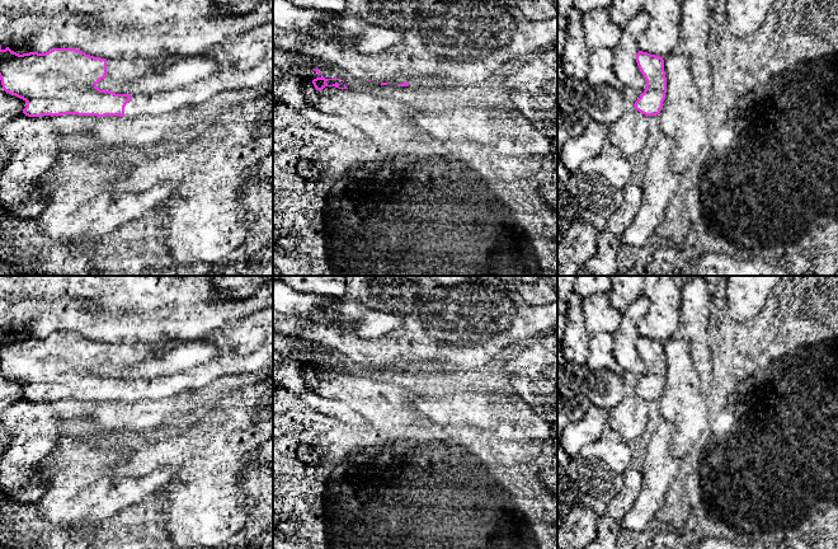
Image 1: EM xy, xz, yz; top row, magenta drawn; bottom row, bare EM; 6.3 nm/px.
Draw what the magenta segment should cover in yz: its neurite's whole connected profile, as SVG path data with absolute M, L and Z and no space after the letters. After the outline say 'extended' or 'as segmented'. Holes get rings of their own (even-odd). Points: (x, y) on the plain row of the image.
M639 336L637 351L646 365L646 374L635 386L635 394L648 400L656 400L663 393L667 377L667 362L664 344L660 341Z; as segmented

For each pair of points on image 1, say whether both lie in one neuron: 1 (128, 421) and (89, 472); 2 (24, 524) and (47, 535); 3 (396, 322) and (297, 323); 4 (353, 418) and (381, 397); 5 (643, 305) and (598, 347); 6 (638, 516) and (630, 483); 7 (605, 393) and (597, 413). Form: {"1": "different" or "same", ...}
{"1": "different", "2": "same", "3": "different", "4": "different", "5": "different", "6": "different", "7": "different"}

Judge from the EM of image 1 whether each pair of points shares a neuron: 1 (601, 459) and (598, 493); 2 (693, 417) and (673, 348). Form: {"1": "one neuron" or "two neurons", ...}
{"1": "one neuron", "2": "one neuron"}

